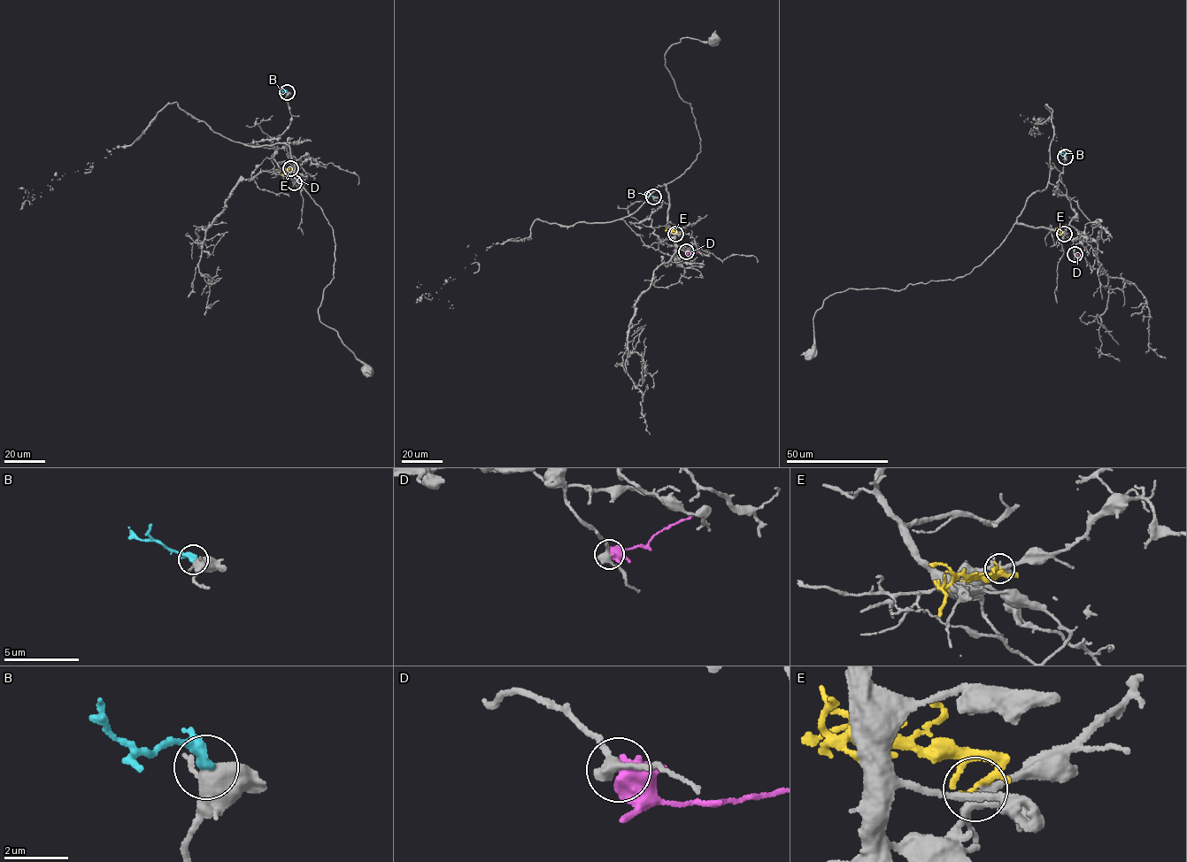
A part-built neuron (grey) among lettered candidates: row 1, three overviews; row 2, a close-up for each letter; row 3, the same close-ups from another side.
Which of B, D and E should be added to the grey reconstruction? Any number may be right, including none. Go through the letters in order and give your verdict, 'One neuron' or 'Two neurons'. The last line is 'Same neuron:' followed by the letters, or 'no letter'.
B: One neuron
D: Two neurons
E: Two neurons
Same neuron: B

